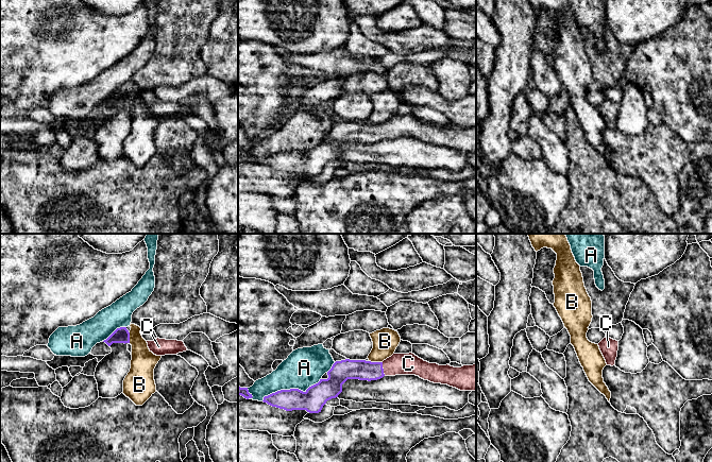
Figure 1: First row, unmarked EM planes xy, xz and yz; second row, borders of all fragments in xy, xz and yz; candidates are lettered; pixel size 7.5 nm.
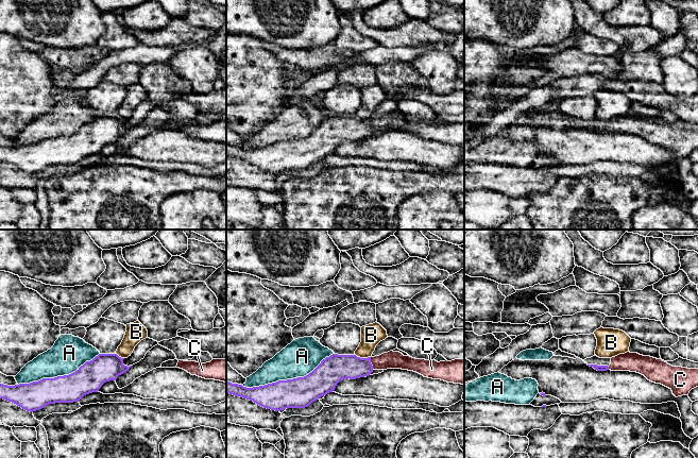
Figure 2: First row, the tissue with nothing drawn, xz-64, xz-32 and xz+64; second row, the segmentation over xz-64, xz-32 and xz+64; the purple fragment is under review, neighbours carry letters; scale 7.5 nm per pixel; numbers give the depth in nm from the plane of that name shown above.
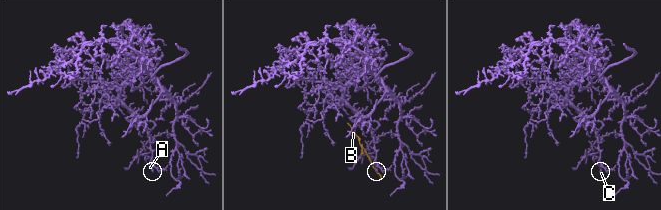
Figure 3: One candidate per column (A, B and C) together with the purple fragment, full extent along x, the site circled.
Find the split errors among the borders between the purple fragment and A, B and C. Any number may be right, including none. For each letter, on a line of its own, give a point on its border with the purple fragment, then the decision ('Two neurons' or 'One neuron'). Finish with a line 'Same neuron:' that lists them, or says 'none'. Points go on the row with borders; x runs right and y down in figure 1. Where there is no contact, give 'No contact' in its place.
A: Touches purple at xz (290, 389). Two neurons
B: Touches purple at xz (375, 362). Two neurons
C: Touches purple at xz (383, 369). One neuron
Same neuron: C

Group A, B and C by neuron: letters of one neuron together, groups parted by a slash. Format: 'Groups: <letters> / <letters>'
Groups: A / B / C

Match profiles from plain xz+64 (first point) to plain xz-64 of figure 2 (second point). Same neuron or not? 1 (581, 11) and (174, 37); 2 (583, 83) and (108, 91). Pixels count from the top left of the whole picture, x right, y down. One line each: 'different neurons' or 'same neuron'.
1: same neuron
2: different neurons

